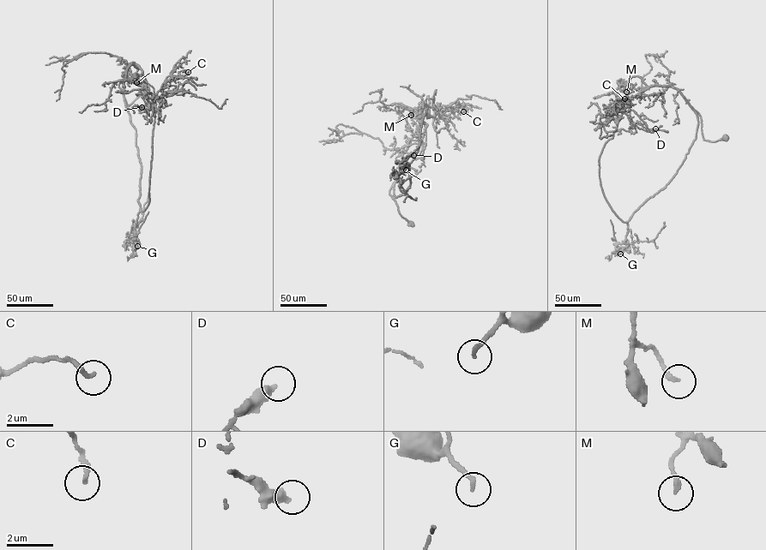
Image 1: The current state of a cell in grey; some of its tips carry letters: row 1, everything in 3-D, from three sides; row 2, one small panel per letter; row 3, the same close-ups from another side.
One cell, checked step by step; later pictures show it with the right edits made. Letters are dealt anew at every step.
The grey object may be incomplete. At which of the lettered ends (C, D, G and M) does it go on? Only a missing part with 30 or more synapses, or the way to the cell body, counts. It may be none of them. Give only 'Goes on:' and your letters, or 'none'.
Goes on: none

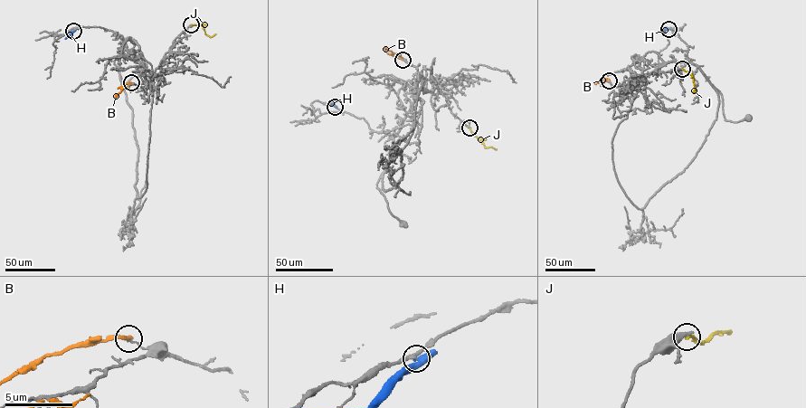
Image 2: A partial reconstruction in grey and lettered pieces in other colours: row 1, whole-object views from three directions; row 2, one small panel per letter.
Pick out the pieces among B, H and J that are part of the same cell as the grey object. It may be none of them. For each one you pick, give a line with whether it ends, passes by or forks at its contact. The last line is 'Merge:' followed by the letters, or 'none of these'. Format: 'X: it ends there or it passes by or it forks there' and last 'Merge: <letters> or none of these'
Merge: none of these

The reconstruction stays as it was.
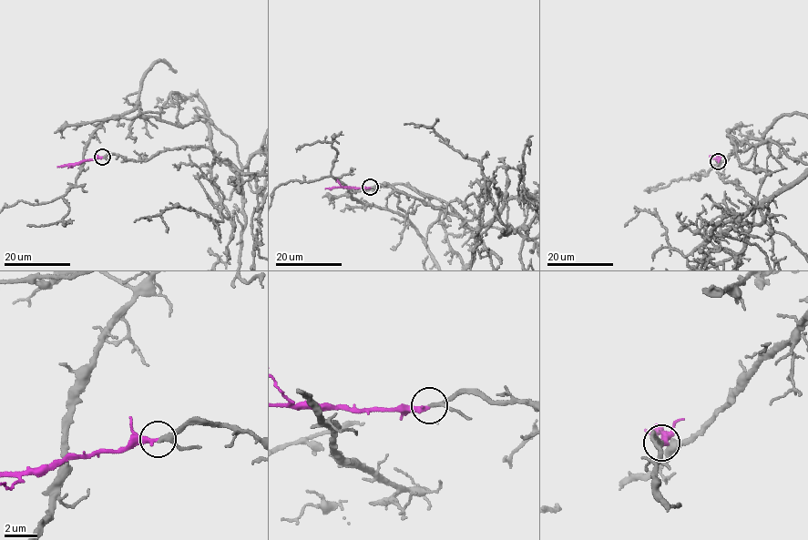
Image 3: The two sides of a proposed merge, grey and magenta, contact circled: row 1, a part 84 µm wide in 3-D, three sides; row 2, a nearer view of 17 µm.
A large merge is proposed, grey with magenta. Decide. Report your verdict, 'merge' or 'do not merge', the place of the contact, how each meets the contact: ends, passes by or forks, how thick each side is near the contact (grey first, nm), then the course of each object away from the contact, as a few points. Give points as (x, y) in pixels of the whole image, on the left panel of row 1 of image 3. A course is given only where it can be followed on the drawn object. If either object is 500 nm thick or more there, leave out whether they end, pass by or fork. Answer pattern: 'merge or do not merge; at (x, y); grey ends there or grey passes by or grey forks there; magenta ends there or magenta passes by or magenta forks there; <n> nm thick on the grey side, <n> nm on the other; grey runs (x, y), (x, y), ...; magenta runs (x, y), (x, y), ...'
merge; at (102, 157); grey passes by; magenta ends there; 200 nm thick on the grey side, 300 nm on the other; magenta runs (102, 157), (57, 167)

